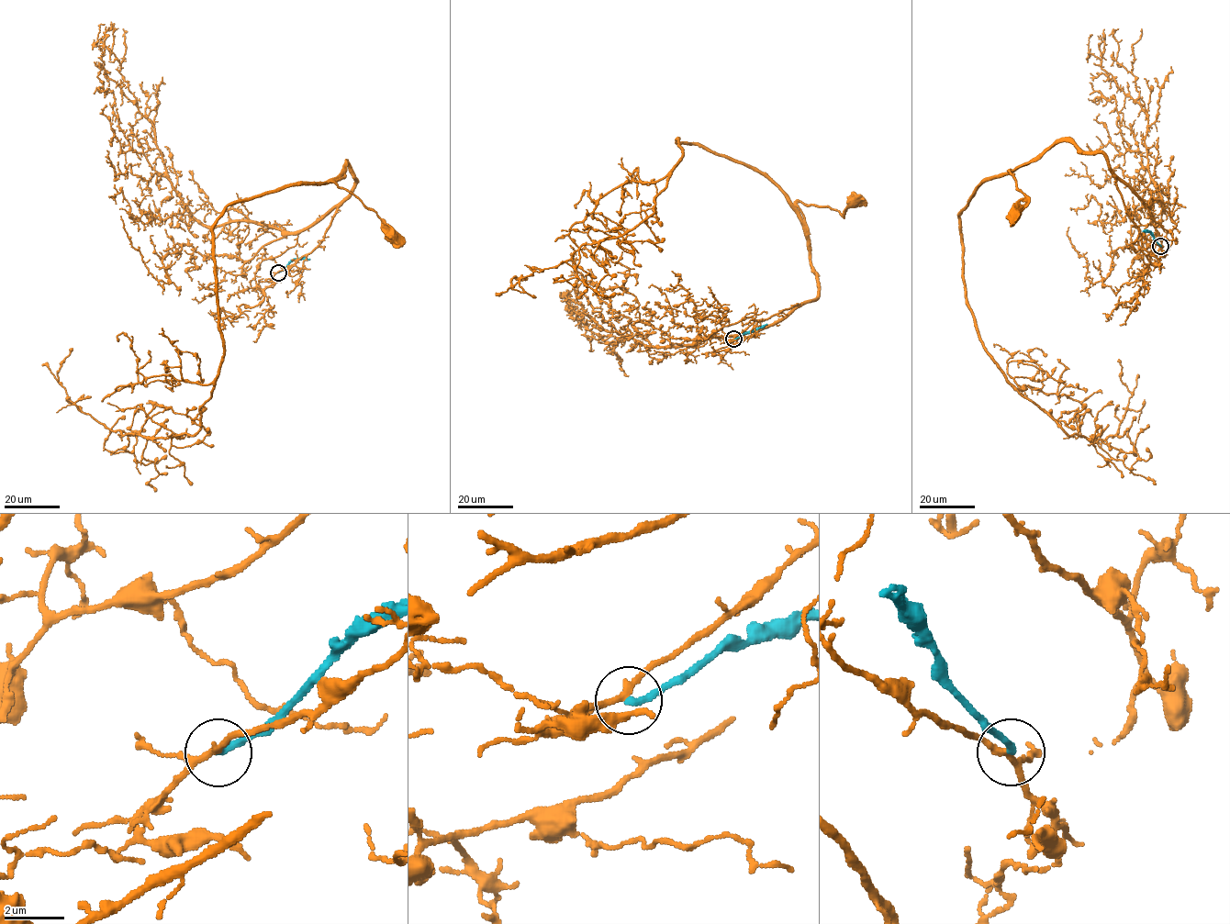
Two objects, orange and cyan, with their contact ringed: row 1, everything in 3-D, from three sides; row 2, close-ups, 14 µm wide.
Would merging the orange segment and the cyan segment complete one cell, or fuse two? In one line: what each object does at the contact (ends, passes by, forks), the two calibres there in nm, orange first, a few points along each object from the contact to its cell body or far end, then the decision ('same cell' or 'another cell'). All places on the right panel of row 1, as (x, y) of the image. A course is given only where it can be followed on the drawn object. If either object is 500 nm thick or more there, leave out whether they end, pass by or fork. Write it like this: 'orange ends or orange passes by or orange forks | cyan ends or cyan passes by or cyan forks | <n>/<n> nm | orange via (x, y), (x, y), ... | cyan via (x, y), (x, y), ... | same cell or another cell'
orange forks | cyan ends | 180/240 nm | orange via (1160, 246), (1139, 232), (1102, 154), (1081, 151), (1067, 141), (1010, 170), (1025, 195), (1015, 214) | cyan via (1160, 246), (1149, 231), (1143, 231) | another cell

